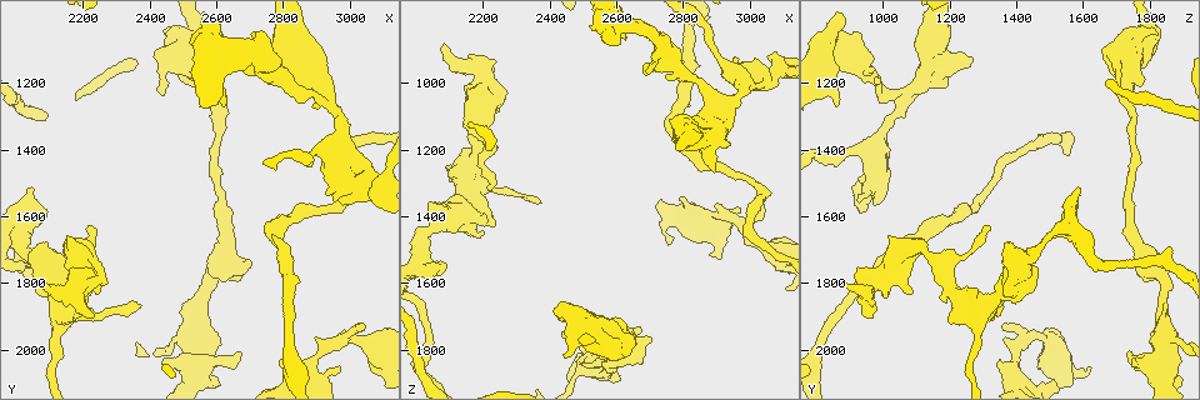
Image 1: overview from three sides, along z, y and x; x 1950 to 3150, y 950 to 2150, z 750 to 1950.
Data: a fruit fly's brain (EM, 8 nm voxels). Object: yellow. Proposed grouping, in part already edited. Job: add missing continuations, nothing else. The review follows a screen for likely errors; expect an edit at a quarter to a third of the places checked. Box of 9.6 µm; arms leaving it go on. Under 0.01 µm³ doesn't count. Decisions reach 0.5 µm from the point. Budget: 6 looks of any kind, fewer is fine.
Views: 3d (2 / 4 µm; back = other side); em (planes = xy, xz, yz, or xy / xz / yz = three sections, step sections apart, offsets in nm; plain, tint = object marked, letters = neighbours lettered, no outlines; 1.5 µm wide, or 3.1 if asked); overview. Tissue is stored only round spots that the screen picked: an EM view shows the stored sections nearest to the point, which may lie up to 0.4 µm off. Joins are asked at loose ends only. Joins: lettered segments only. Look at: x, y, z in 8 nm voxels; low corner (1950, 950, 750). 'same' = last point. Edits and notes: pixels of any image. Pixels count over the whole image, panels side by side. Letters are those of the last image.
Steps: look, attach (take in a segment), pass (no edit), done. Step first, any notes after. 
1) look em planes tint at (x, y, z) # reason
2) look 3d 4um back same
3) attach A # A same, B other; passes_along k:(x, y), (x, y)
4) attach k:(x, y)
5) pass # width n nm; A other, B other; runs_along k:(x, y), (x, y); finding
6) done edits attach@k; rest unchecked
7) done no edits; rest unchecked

look 3d 2um at (2670, 2000, 1730) # an open end

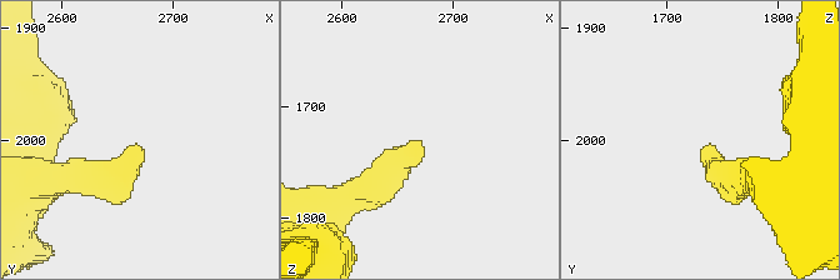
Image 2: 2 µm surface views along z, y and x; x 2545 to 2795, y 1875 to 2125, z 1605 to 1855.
look em planes letters at (2668, 2004, 1738) # shape alone is not enough

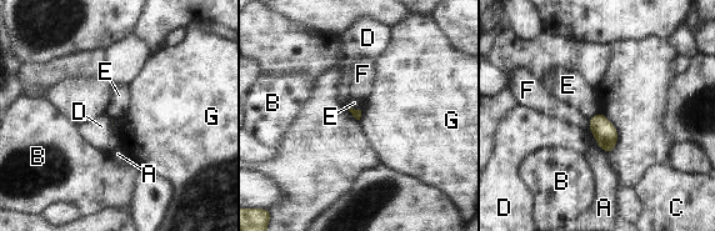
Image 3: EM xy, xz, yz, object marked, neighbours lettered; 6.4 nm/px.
pass # A other, B other, C other, D other, E other, F other, G other; border 3:(361, 110), (359, 120); no lettered segment goes on from it

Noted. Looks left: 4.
look 3d 2um at (2780, 2040, 1340) # free end

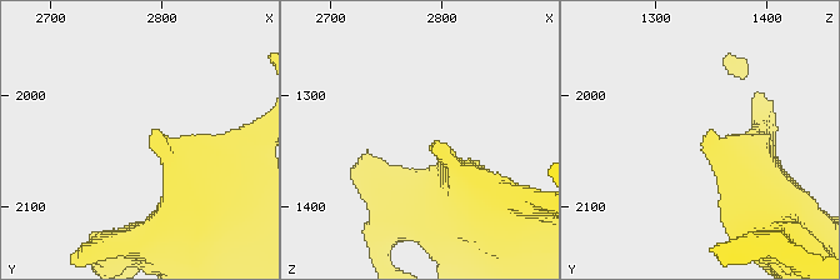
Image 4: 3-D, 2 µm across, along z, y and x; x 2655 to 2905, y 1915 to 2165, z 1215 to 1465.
look em xz step 4 letters at (2788, 2040, 1346)

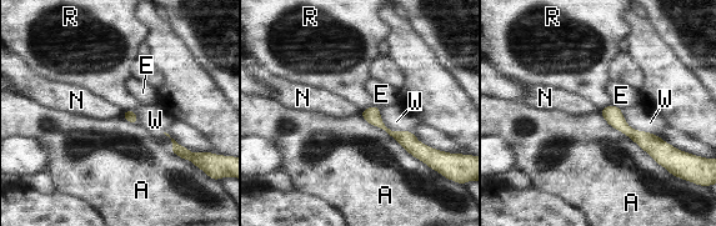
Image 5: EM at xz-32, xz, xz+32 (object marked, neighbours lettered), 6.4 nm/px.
pass # A other, E other, N other, R other, W other; border 5:(123, 111), (120, 115); no lettered segment goes on from it

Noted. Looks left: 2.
look em planes letters at (2730, 1040, 880)

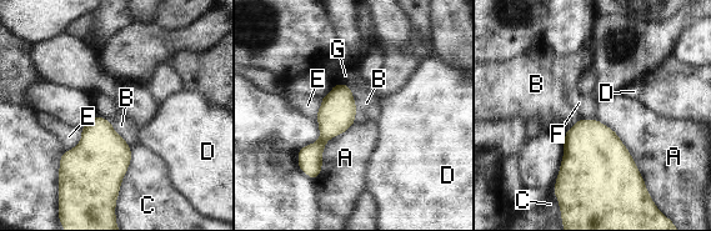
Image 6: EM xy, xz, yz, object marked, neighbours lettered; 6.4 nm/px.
pass # longest_contact A 500 nm; A other, B other, C other, D other, E other, F other, G other; runs_along 6:(341, 86), (311, 175); none of them fits

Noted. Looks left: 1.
done no edits; rest unchecked

